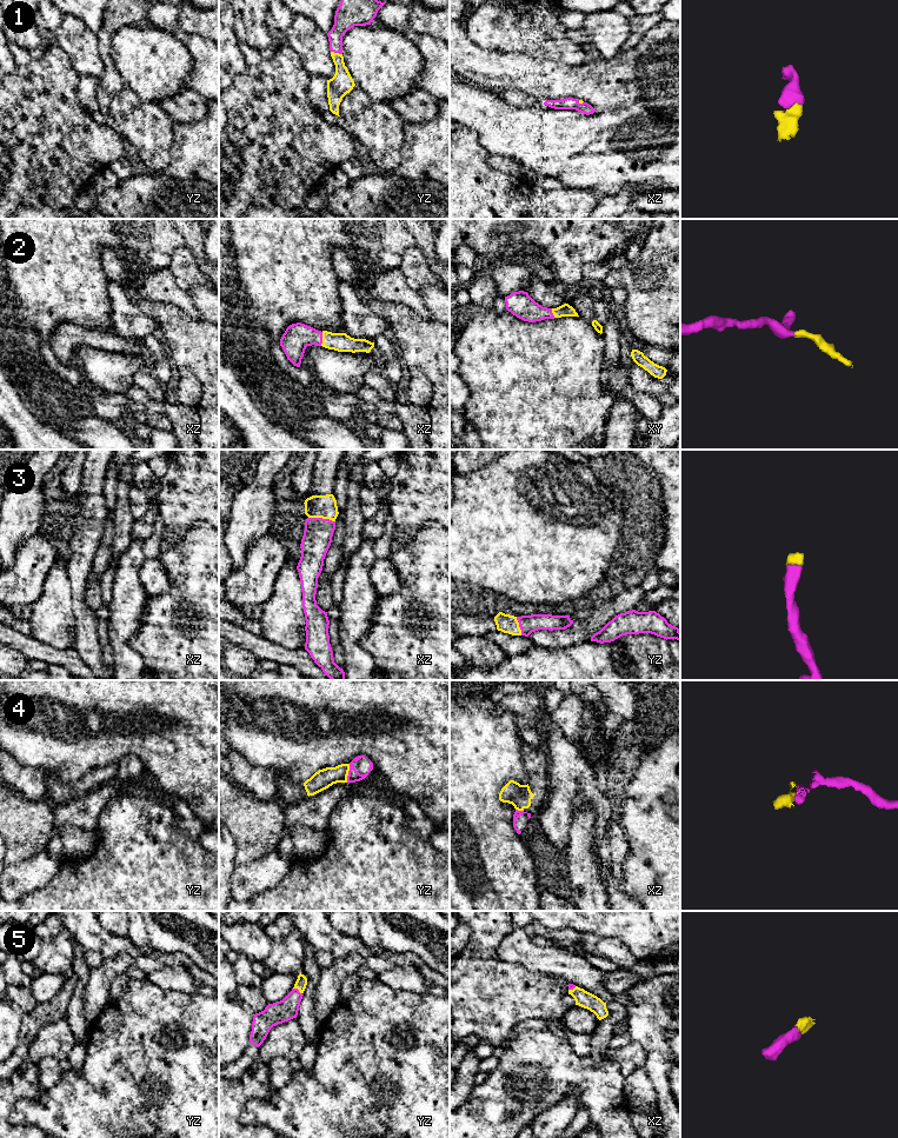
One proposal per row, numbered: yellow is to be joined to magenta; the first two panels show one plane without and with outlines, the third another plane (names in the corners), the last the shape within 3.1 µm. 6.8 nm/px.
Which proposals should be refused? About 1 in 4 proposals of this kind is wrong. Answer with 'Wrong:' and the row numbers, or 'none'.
Wrong: 4

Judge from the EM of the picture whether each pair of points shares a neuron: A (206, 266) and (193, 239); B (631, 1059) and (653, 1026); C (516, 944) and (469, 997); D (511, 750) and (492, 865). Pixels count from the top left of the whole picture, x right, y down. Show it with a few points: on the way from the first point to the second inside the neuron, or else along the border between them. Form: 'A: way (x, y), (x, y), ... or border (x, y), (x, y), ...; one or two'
A: way (201, 259), (197, 246); one
B: border (630, 1040), (644, 1049), (646, 1055), (644, 1067); two
C: border (506, 934), (498, 947), (497, 957), (527, 970); two
D: way (487, 778), (487, 837); one

